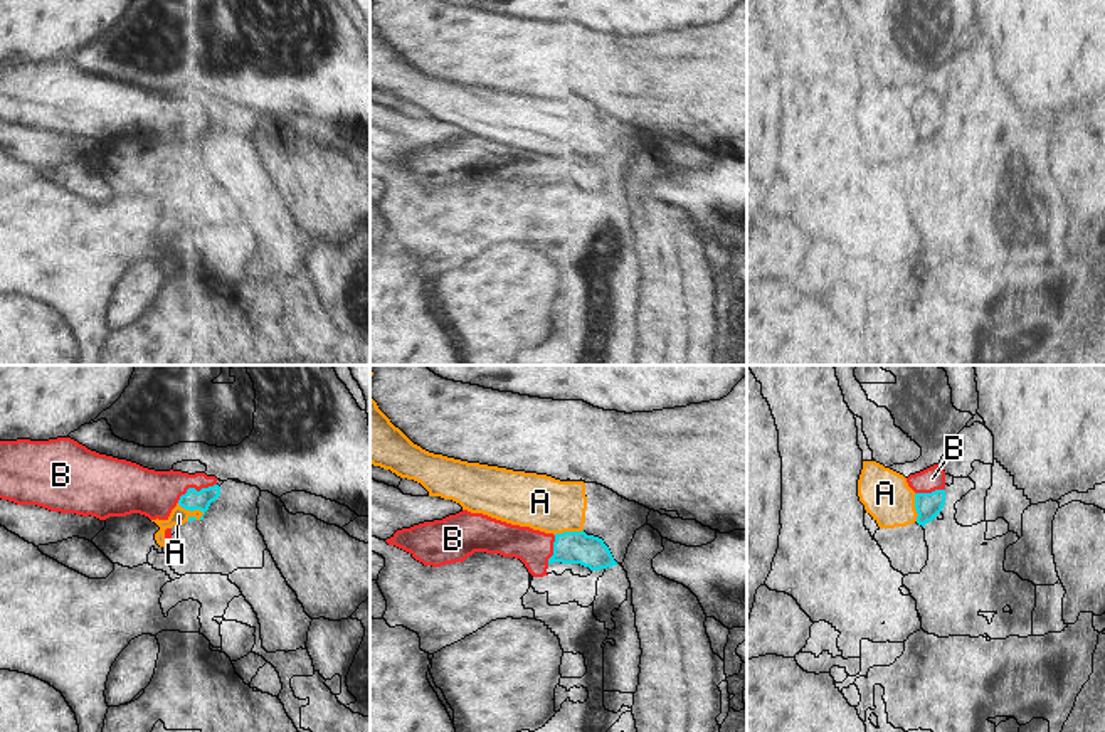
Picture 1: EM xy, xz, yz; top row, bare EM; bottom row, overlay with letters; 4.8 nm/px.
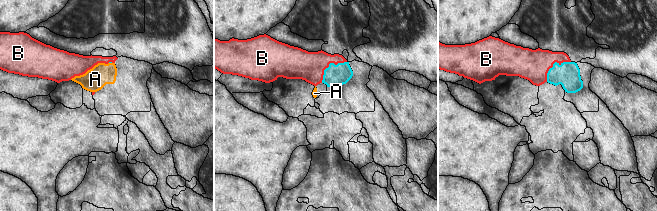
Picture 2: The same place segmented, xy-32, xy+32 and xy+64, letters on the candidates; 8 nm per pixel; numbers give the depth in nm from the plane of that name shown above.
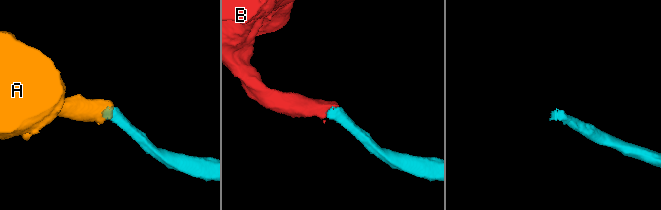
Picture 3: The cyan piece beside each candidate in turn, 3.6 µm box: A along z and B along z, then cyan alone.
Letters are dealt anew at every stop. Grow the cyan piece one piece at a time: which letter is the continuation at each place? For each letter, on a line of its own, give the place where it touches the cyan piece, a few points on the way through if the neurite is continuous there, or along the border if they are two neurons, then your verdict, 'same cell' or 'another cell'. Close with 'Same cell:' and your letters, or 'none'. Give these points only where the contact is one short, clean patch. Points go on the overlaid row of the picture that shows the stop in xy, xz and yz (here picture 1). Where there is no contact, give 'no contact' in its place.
A: meets cyan in xy at (190, 510); border along xy (177, 503), (204, 514); another cell
B: meets cyan in xy at (195, 490); runs through xy (192, 500), (195, 490), (165, 488), (153, 493); same cell
Same cell: B

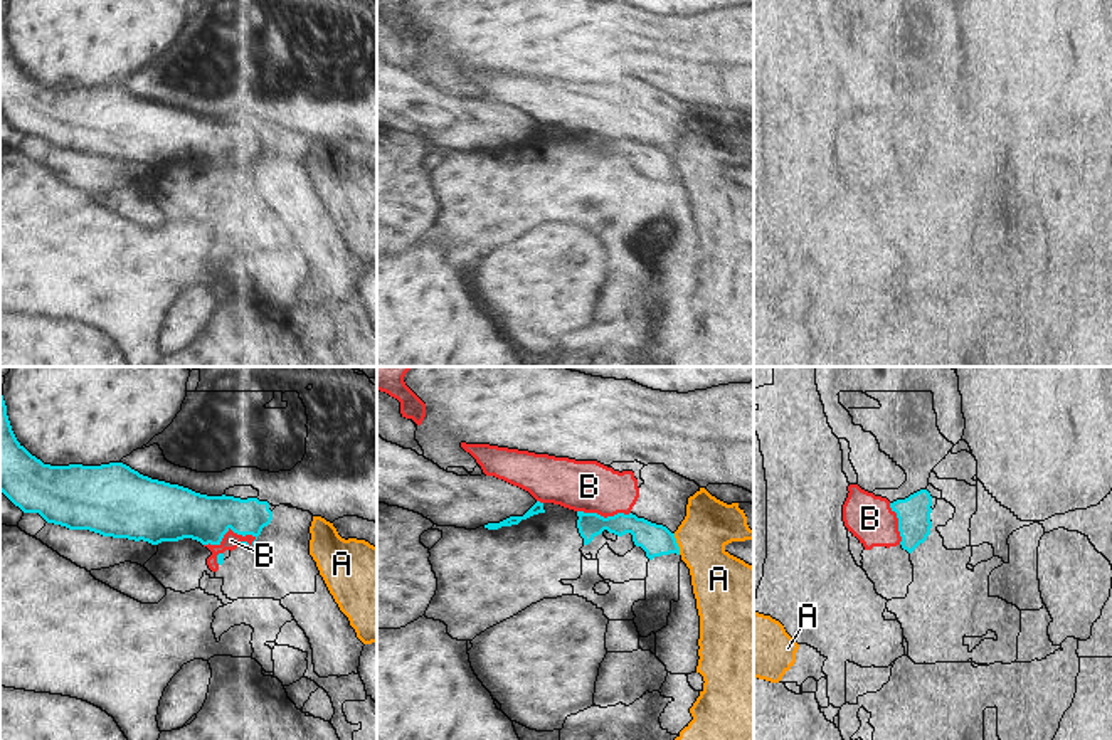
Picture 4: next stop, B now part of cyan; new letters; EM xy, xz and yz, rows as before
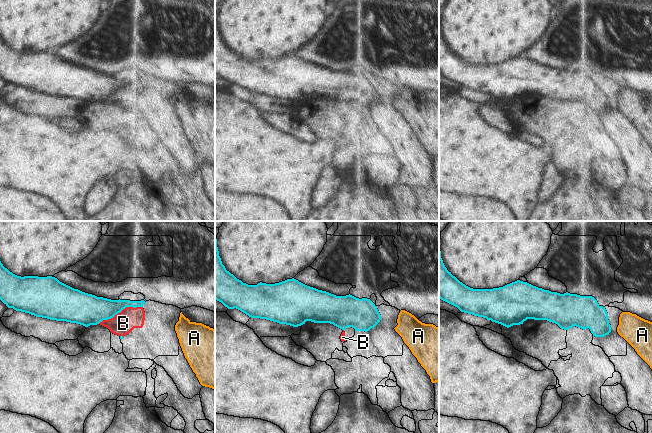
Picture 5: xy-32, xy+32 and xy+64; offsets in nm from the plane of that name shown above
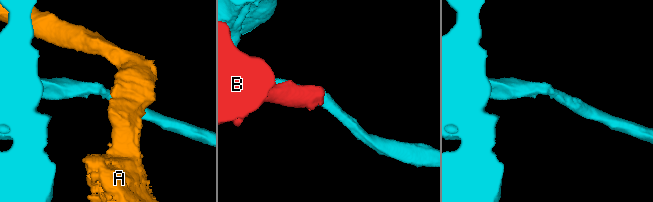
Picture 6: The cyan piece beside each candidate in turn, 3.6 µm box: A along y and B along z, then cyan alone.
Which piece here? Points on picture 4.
A: meets cyan in xz at (677, 544); another cell
B: meets cyan in xy at (227, 530); border along xy (256, 537), (238, 535), (229, 530), (217, 544), (204, 545); another cell
Same cell: none

